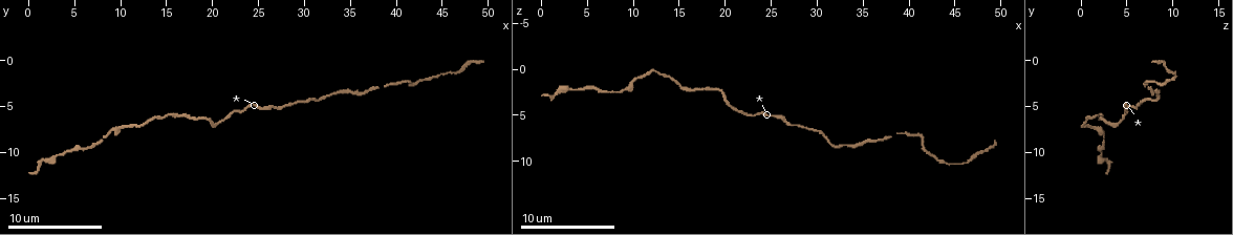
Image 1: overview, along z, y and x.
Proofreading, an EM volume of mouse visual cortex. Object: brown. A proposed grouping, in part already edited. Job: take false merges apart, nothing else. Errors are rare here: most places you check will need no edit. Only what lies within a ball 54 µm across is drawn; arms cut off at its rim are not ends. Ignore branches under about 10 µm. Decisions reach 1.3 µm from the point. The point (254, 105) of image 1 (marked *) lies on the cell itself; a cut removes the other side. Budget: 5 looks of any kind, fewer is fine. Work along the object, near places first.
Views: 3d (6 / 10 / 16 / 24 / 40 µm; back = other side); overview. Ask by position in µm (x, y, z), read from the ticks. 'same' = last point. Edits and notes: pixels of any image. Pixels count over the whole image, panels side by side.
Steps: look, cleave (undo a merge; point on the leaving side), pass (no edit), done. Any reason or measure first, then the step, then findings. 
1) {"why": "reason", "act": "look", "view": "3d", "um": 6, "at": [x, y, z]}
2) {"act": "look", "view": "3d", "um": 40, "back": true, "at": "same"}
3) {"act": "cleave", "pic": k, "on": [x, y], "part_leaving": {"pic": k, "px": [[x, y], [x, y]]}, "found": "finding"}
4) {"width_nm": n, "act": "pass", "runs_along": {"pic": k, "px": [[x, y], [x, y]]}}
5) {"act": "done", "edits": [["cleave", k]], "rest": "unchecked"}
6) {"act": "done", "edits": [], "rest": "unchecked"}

{"why": "thick turns thin", "act": "look", "view": "3d", "um": 10, "at": [19.4, 6.4, 2.6]}

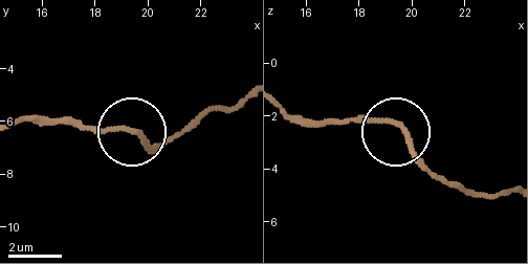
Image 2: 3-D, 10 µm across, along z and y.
{"width_nm": 170, "act": "pass", "runs_along": {"pic": 2, "px": [[505, 195], [458, 190], [390, 123], [305, 120]]}, "found": "continuous, no second cell"}

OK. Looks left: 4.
{"why": "calibre changes", "act": "look", "view": "3d", "um": 10, "at": [8.8, 8.0, 2.2]}

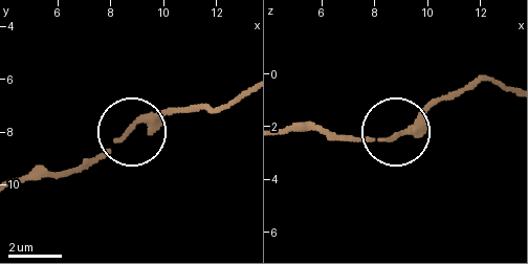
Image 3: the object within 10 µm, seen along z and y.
{"why": "from behind", "act": "look", "view": "3d", "um": 10, "back": true, "at": [8.9, 7.9, 2.3]}

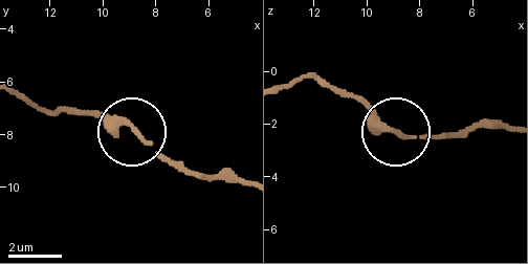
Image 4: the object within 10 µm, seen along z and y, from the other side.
{"width_nm": 300, "act": "pass", "runs_along": {"pic": 4, "px": [[286, 86], [306, 76], [353, 92], [400, 131], [445, 135]]}, "found": "all the same cell"}

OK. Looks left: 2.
{"why": "calibre changes", "act": "look", "view": "3d", "um": 10, "at": [15.0, 6.2, 1.8]}

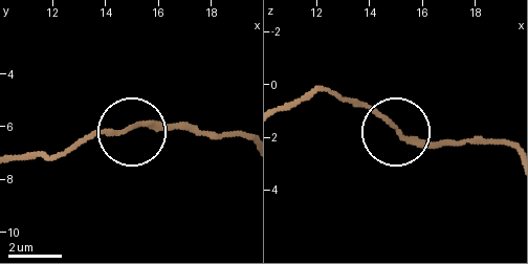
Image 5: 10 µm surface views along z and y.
{"act": "pass", "runs_along": {"pic": 5, "px": [[242, 132], [101, 130], [69, 148]]}, "found": "one cell here"}

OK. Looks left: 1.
{"act": "done", "edits": [], "rest": "unchecked"}

